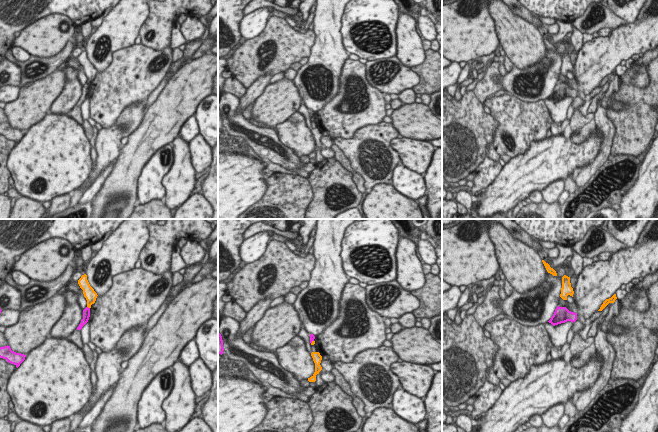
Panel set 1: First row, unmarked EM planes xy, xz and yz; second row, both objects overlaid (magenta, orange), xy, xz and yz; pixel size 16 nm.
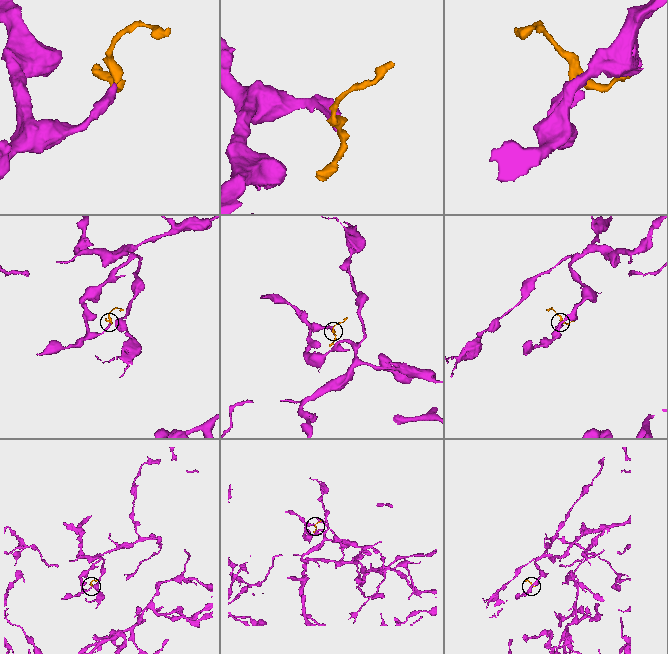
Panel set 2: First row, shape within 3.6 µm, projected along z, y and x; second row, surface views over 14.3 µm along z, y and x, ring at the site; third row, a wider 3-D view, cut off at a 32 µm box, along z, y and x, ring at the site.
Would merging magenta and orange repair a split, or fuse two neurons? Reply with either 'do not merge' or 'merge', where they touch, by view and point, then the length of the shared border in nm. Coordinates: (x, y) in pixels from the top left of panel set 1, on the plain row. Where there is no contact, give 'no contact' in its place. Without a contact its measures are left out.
do not merge | xy (87, 83) | 60 nm

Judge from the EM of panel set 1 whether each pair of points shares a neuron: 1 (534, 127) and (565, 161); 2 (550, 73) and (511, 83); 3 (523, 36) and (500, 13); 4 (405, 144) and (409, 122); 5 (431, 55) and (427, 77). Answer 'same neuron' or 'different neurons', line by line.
1: different neurons
2: same neuron
3: same neuron
4: different neurons
5: same neuron

